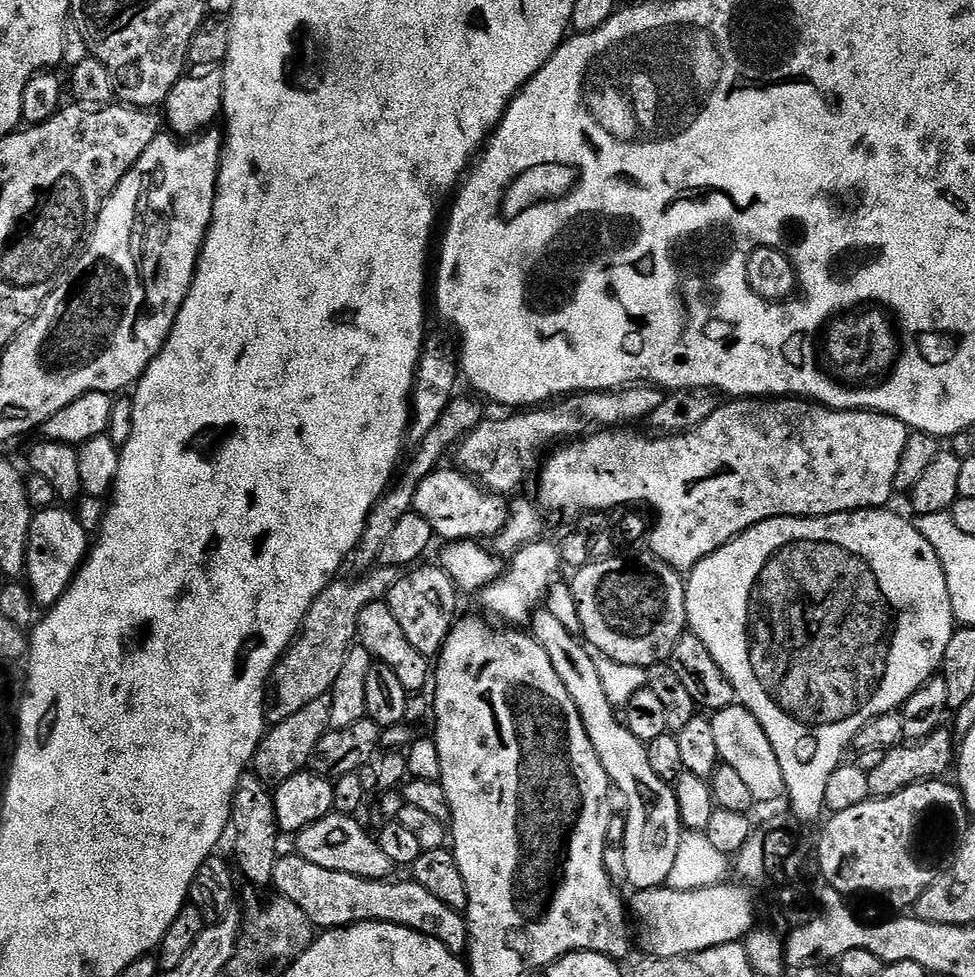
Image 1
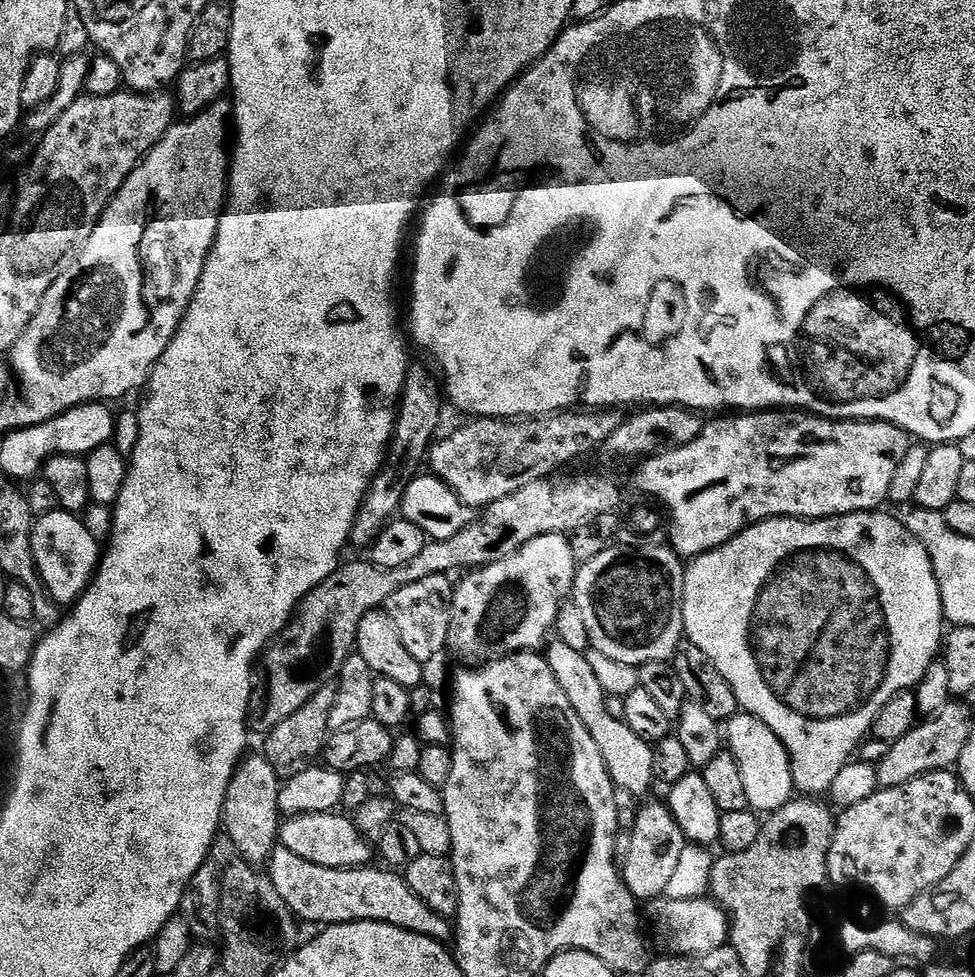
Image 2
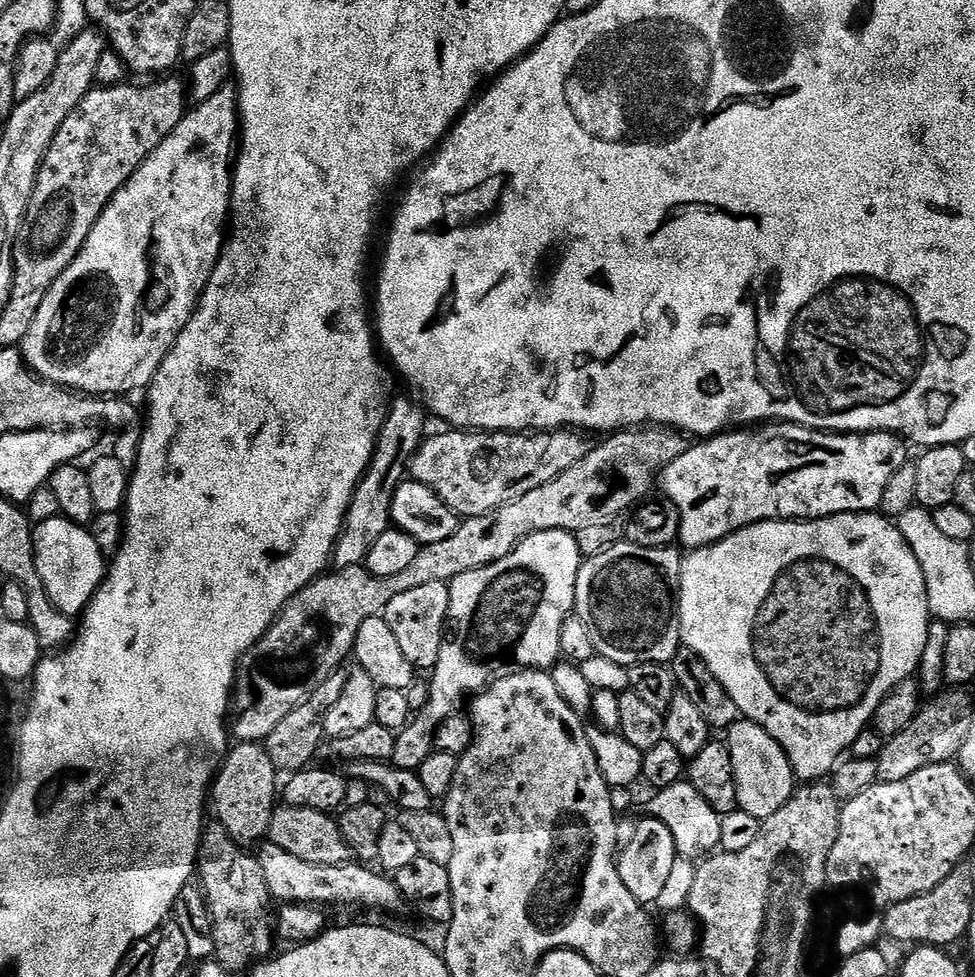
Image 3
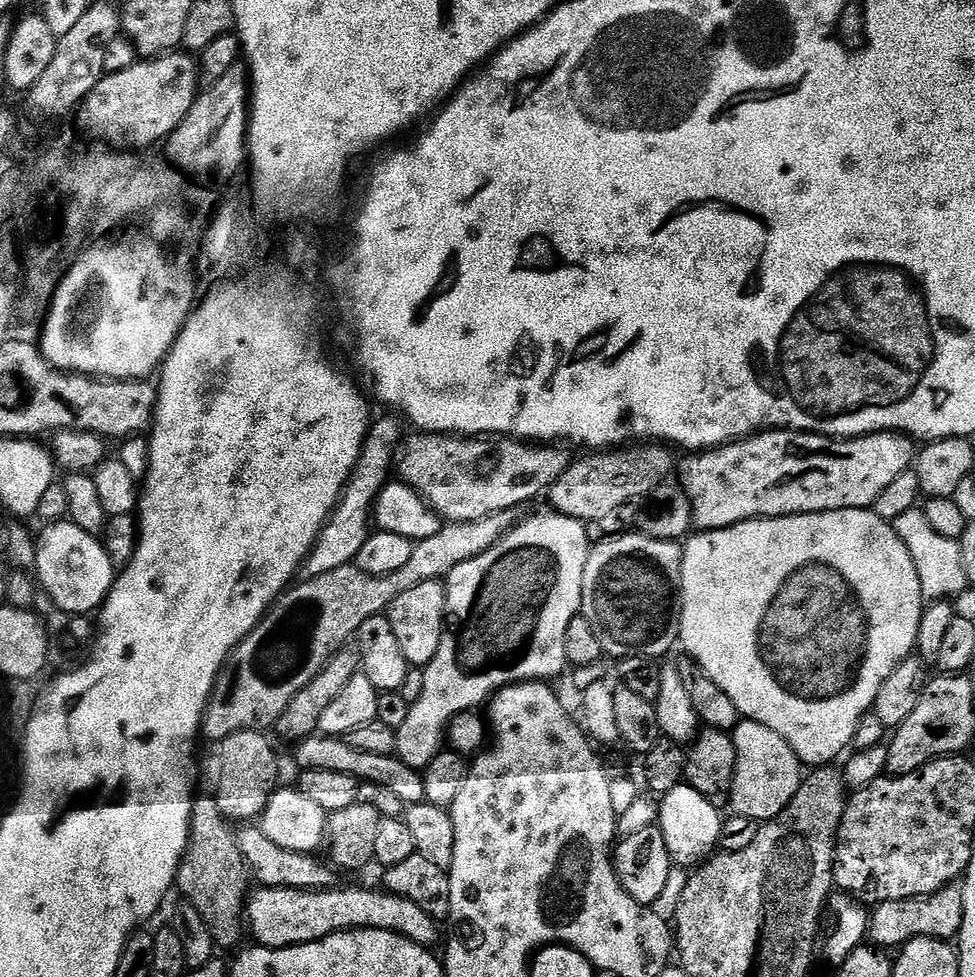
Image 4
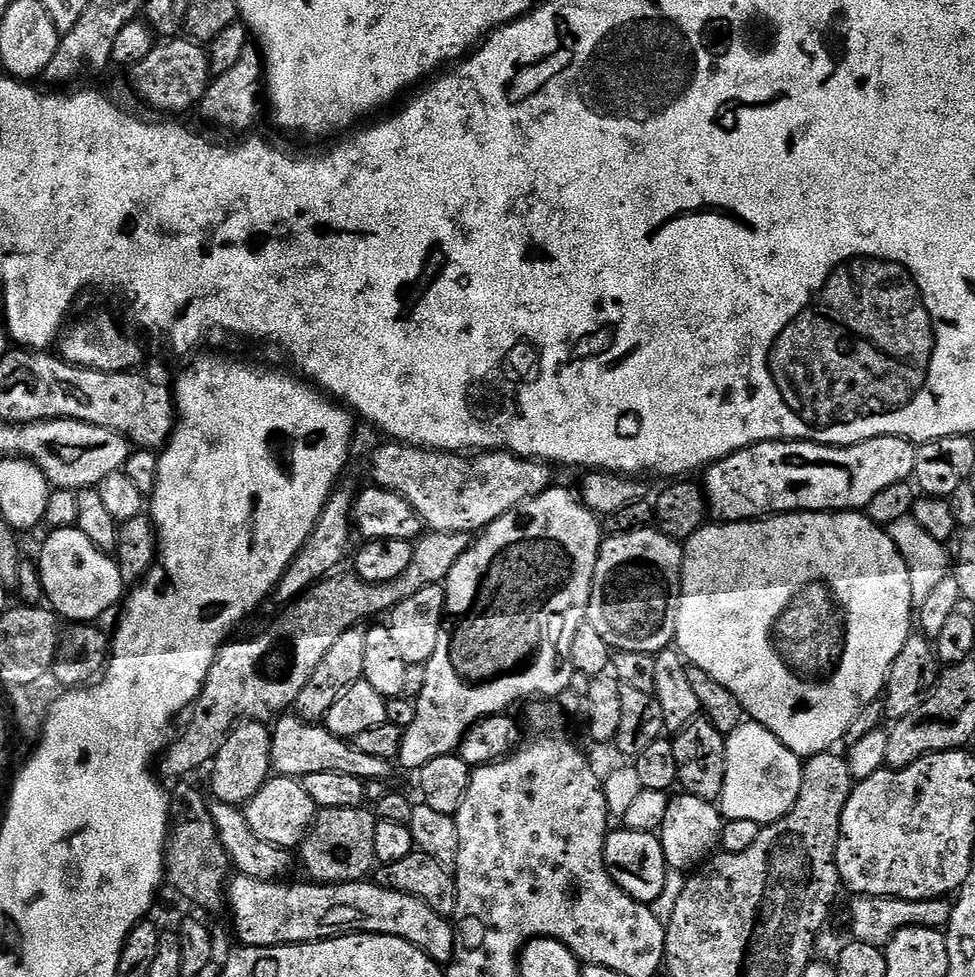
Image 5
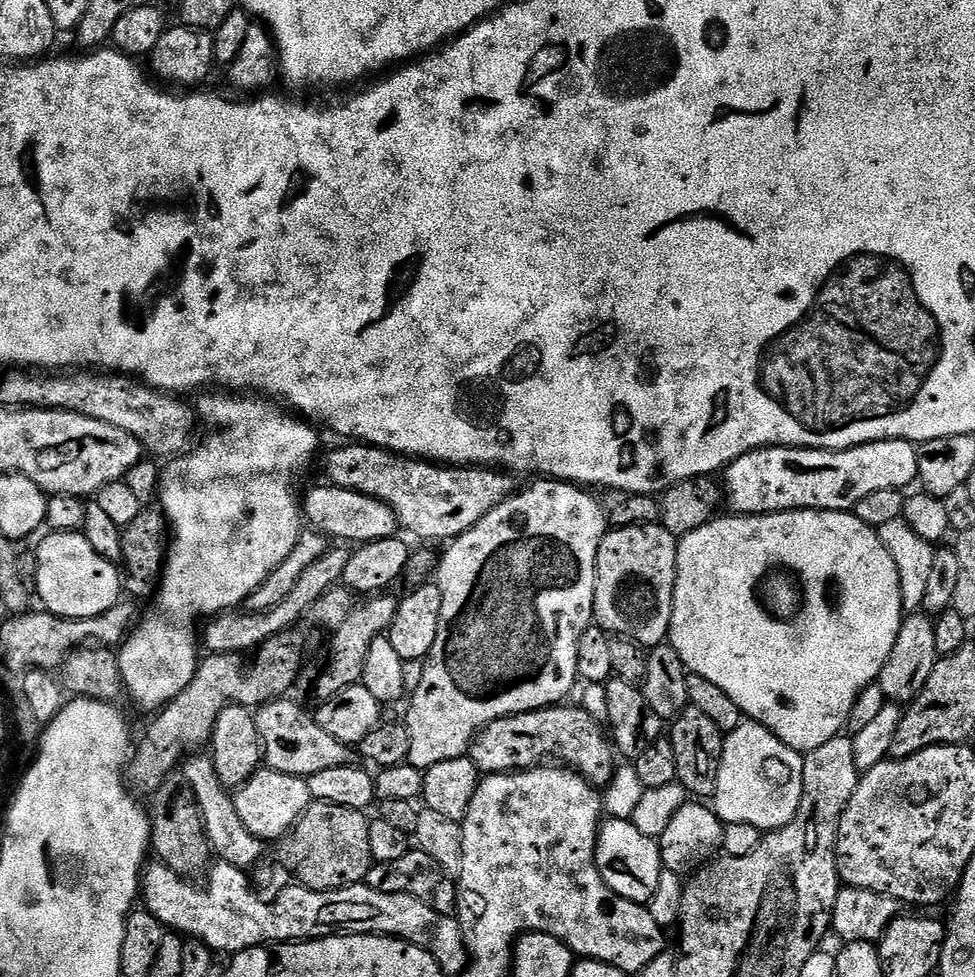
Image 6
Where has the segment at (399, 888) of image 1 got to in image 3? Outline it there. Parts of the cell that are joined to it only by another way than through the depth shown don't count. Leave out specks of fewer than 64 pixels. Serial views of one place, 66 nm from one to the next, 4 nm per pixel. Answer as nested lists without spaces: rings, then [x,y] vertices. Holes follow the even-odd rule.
[[[271,842],[265,843],[264,846],[265,848],[258,852],[258,859],[273,901],[315,906],[361,904],[364,908],[377,908],[380,912],[396,912],[400,907],[405,907],[404,895],[396,885],[395,879],[375,867],[372,869],[367,863],[349,862],[322,866],[314,862],[305,862],[304,859],[290,854],[290,850],[277,848]]]

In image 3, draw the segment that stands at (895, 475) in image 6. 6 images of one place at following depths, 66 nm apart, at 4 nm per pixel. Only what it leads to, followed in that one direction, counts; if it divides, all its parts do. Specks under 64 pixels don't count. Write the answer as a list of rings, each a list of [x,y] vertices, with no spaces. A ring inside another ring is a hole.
[[[764,422],[751,430],[729,430],[718,436],[709,436],[693,443],[682,454],[682,458],[674,458],[670,466],[662,473],[663,495],[670,497],[680,511],[680,539],[685,549],[704,548],[707,544],[718,542],[738,530],[751,524],[761,524],[764,520],[821,520],[823,516],[837,516],[843,512],[874,512],[882,502],[882,494],[886,494],[886,482],[894,478],[894,474],[903,464],[909,463],[909,445],[899,435],[890,432],[822,432],[819,428],[807,428],[804,424],[789,424],[787,422]]]

